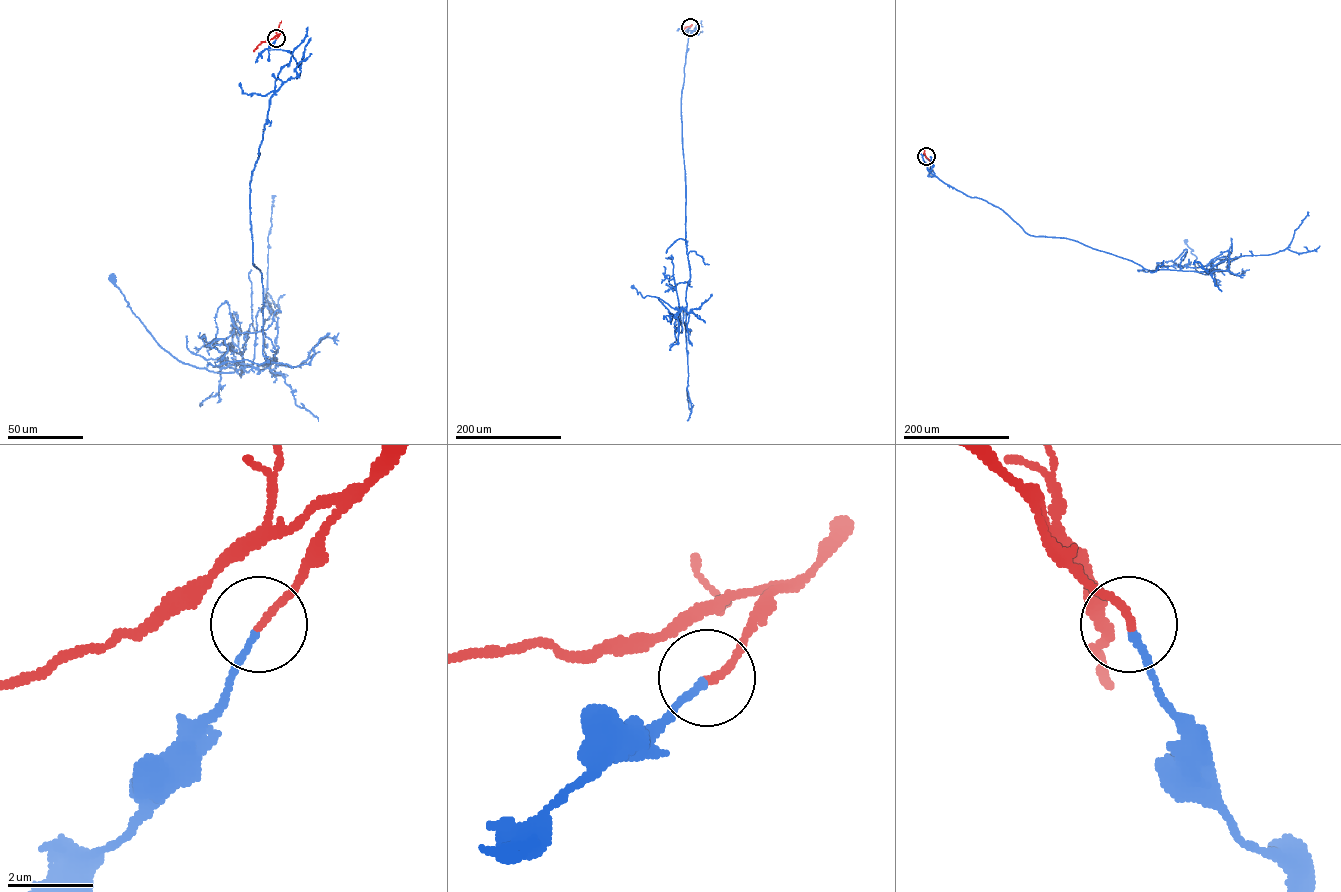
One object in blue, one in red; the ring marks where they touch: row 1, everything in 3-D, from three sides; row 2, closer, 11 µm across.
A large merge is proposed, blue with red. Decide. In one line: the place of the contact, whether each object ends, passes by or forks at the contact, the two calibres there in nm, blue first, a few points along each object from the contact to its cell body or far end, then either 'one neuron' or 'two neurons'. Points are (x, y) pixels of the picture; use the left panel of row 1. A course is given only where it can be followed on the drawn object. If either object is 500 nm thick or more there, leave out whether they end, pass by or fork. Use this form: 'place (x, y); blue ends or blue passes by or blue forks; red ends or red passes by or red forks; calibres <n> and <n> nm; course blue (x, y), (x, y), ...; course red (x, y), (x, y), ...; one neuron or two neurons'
place (276, 38); blue ends; red ends; calibres 140 and 160 nm; course blue (276, 38), (265, 49), (301, 71), (270, 98), (250, 198), (262, 354), (276, 361), (179, 361), (112, 278); course red (276, 38), (277, 35), (260, 44), (253, 51); one neuron

